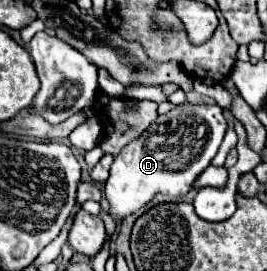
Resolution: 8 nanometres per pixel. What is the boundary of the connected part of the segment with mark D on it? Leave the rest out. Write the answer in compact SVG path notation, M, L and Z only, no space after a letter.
M181 105L165 115L159 115L139 139L133 139L121 149L111 165L111 175L105 183L109 217L123 223L125 217L145 209L157 193L173 199L189 195L197 177L217 155L225 129L227 121L219 105Z

